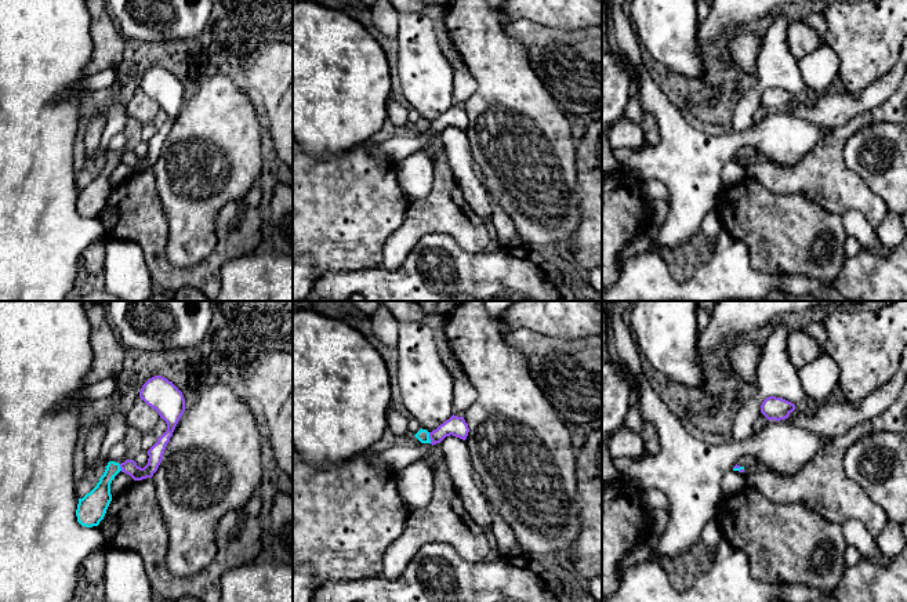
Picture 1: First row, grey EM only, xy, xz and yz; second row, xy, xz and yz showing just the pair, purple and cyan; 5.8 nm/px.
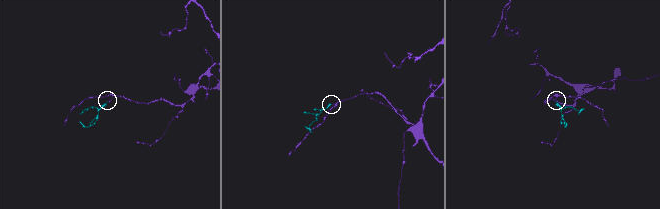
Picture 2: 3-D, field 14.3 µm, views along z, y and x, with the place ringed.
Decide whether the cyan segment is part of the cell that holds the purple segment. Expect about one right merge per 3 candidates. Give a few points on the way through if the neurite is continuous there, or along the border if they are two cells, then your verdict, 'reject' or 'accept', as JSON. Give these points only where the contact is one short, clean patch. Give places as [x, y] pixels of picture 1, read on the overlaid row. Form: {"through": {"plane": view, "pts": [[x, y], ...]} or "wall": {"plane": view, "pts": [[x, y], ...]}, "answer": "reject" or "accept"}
{"wall": {"plane": "xz", "pts": [[428, 432], [431, 442]]}, "answer": "reject"}

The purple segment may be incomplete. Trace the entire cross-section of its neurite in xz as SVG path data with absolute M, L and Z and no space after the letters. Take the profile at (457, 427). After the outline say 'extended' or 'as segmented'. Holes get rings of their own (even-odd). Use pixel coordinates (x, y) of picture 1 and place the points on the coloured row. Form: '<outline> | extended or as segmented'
M453 414L436 429L429 432L431 445L433 446L436 443L440 443L446 436L450 436L450 435L465 440L468 436L468 432L469 432L469 428L464 417L457 417Z | as segmented

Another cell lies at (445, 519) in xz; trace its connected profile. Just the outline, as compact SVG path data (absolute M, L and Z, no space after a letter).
M432 446L427 458L433 472L432 498L425 507L410 511L403 533L387 550L382 563L382 577L387 580L402 577L411 559L425 544L450 544L462 559L475 563L485 562L494 544L487 530L469 518L439 450Z

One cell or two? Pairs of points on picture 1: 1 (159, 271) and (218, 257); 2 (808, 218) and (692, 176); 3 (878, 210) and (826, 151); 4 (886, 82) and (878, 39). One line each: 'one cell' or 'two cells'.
1: one cell
2: two cells
3: one cell
4: two cells

